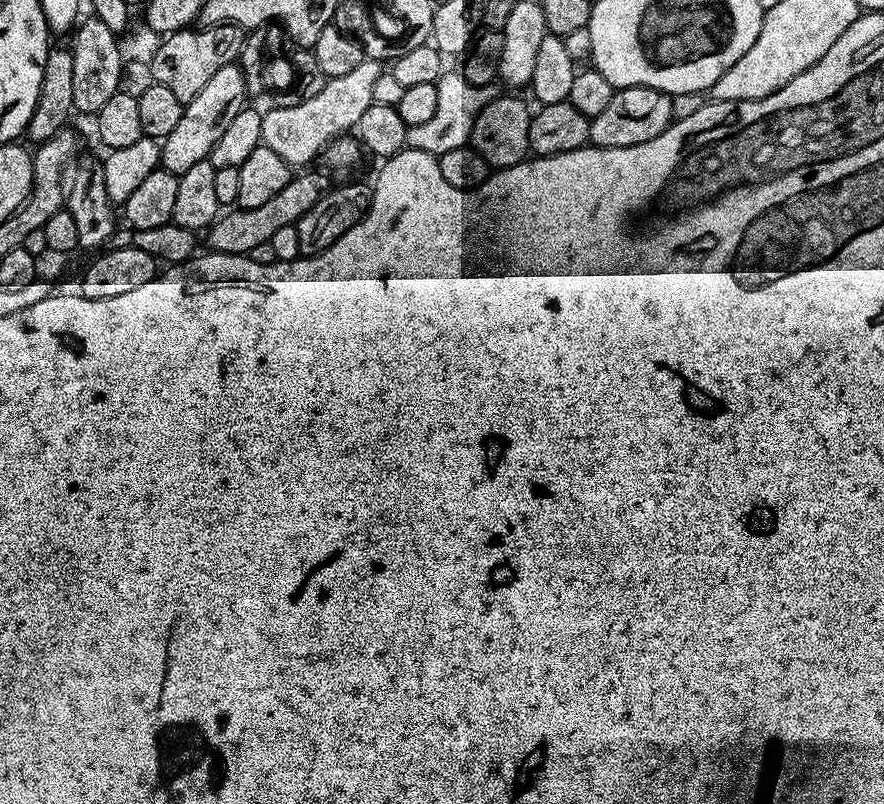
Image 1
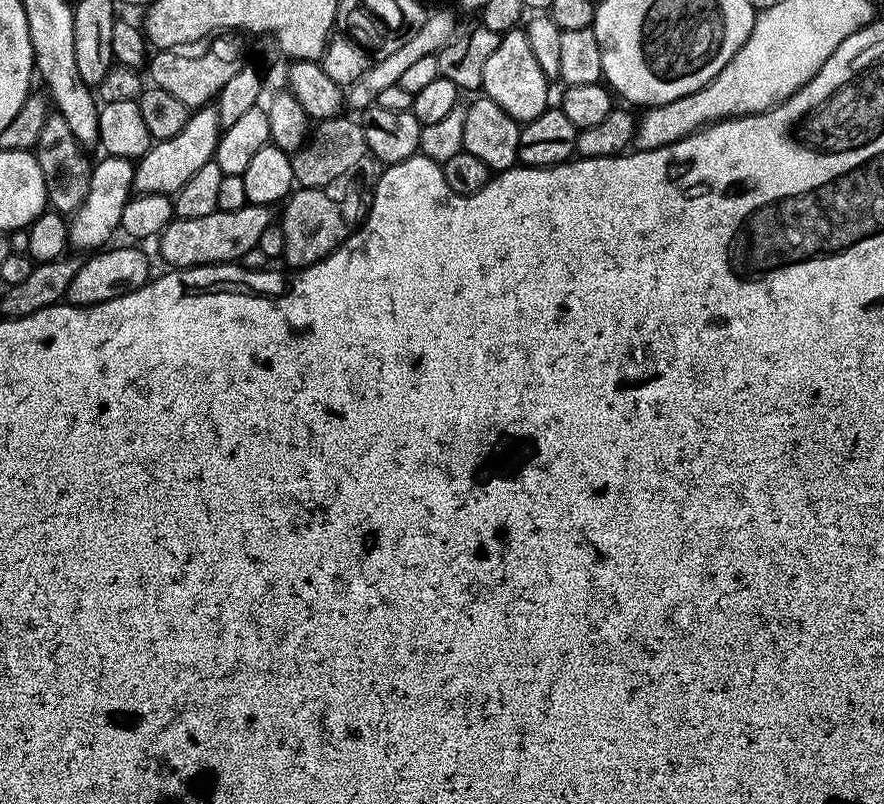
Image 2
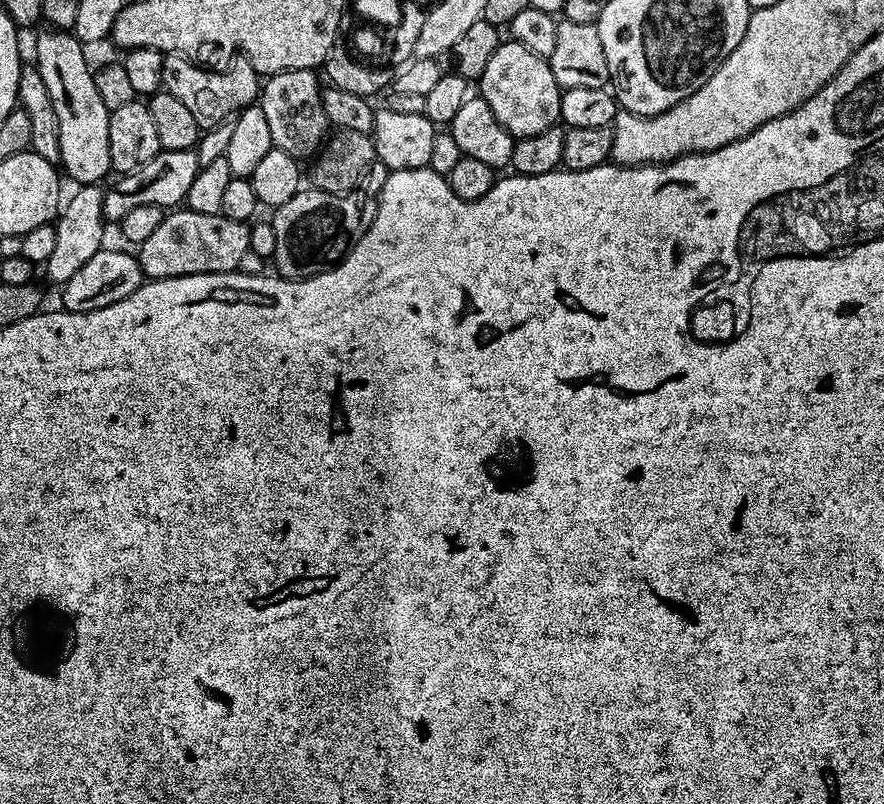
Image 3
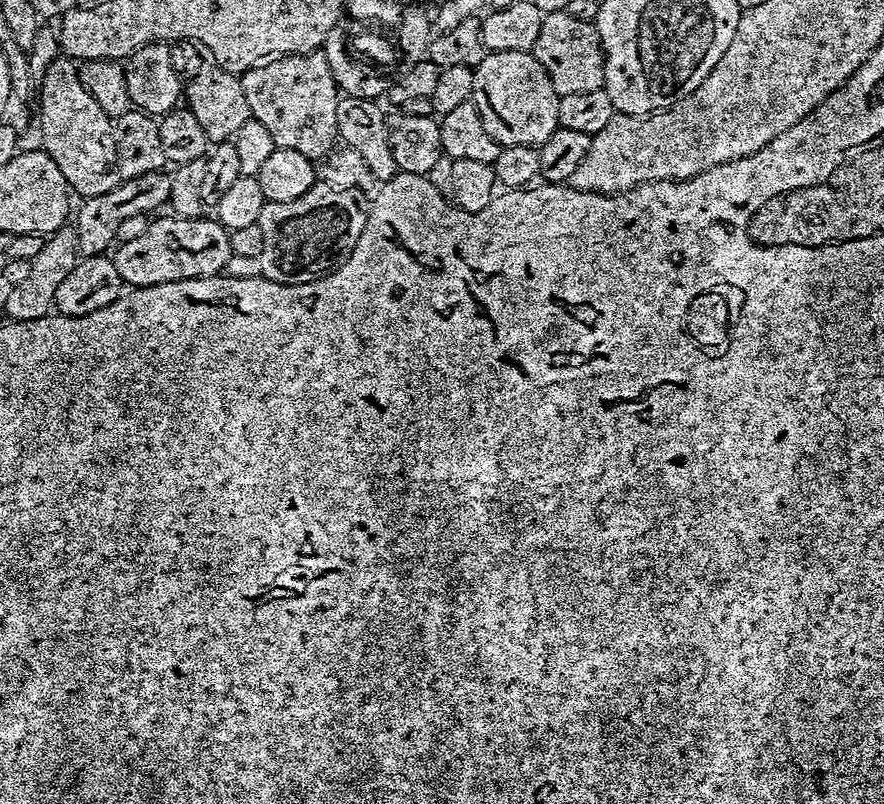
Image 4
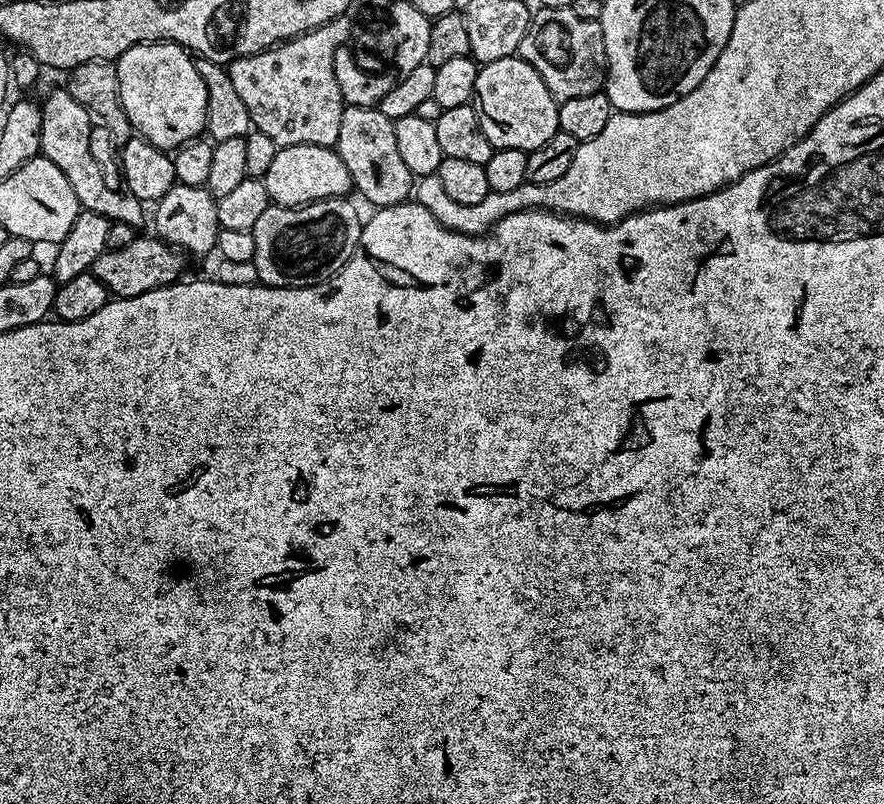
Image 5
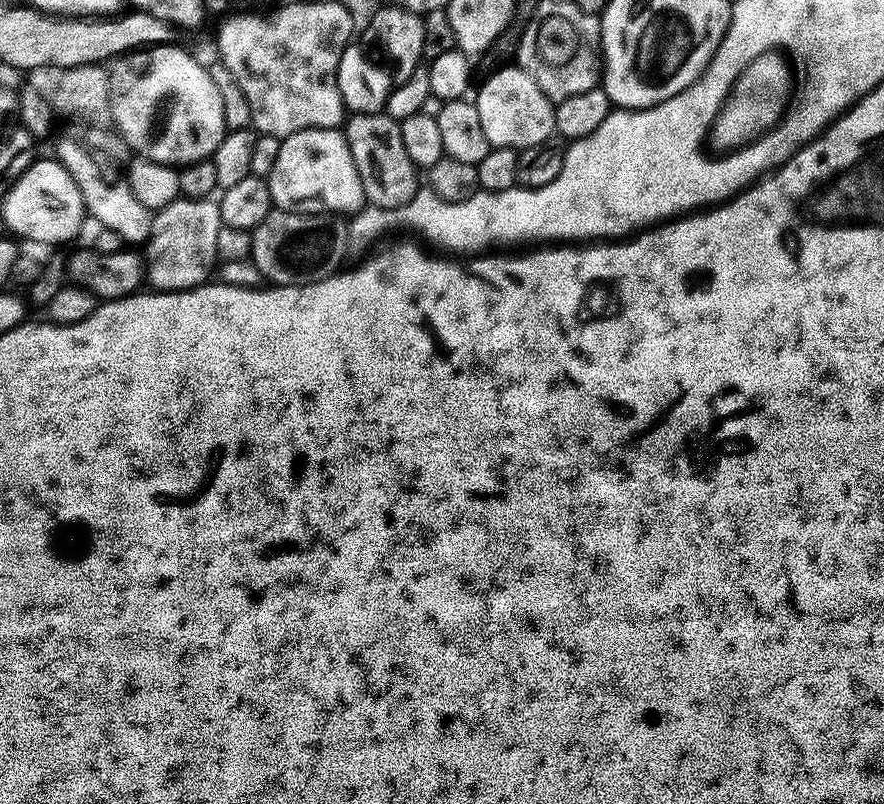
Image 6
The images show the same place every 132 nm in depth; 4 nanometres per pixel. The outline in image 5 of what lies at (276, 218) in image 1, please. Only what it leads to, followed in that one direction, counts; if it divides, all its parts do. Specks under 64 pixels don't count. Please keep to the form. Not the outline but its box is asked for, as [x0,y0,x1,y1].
[90,234,185,297]

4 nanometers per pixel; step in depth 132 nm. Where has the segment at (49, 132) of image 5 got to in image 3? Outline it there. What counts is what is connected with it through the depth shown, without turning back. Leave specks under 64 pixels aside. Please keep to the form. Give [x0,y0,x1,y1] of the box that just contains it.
[34,31,112,185]

